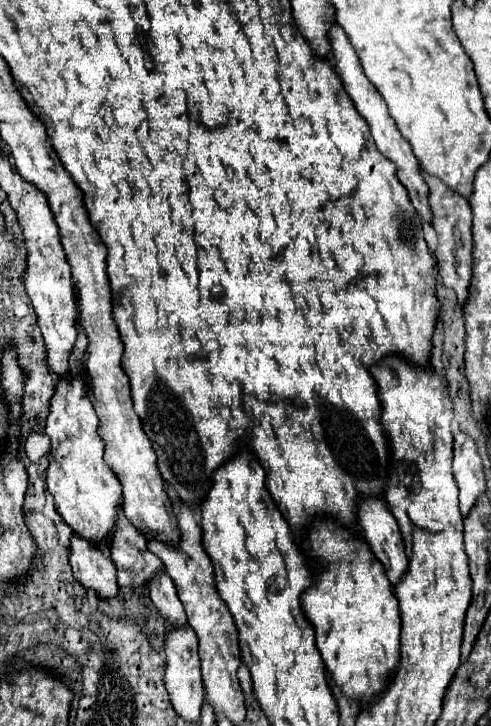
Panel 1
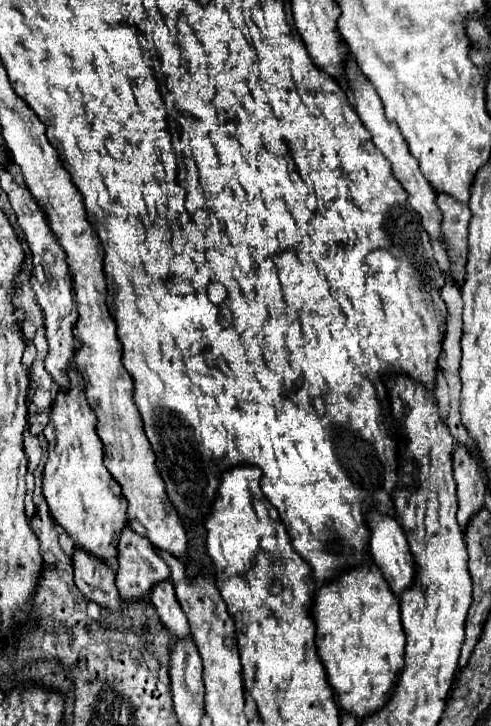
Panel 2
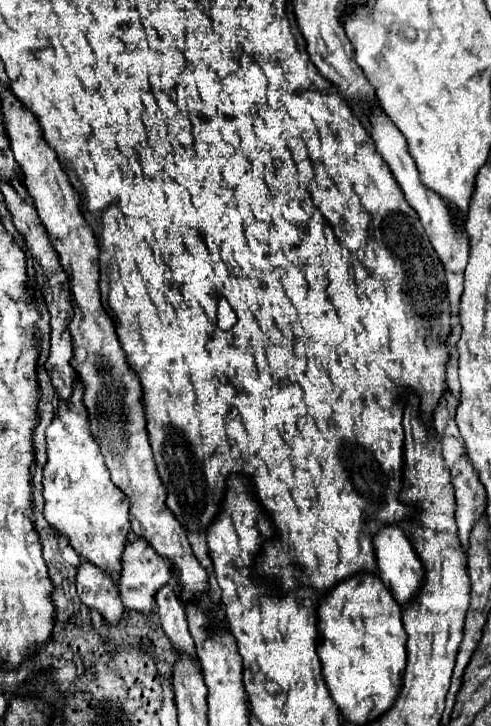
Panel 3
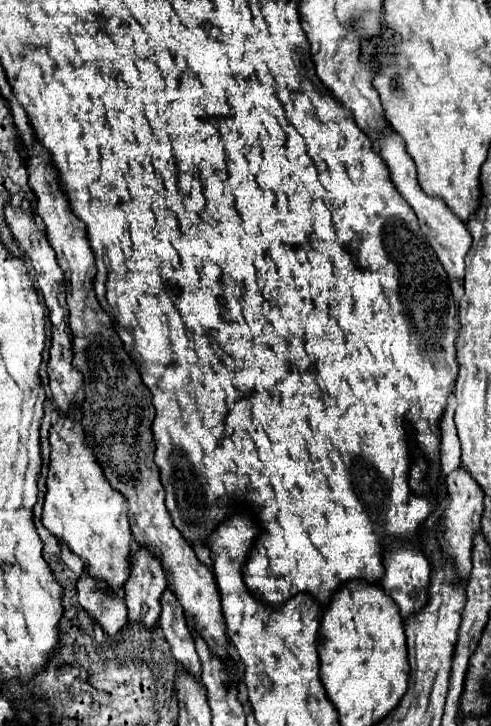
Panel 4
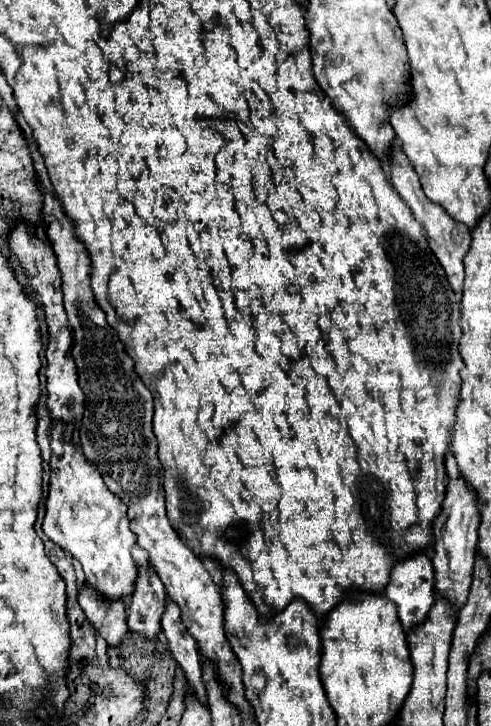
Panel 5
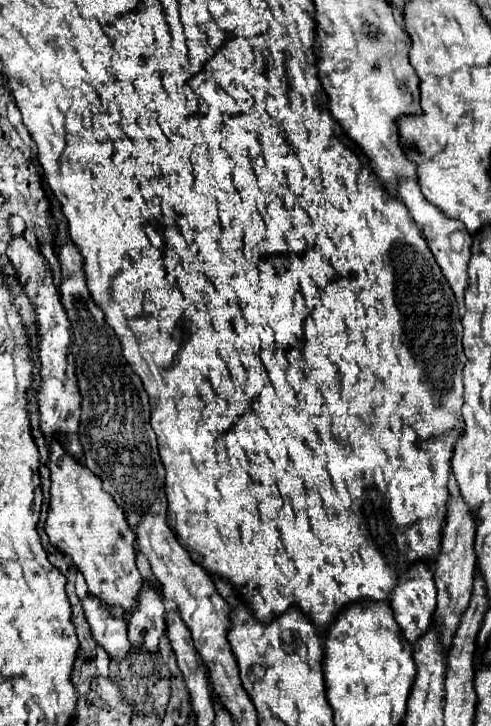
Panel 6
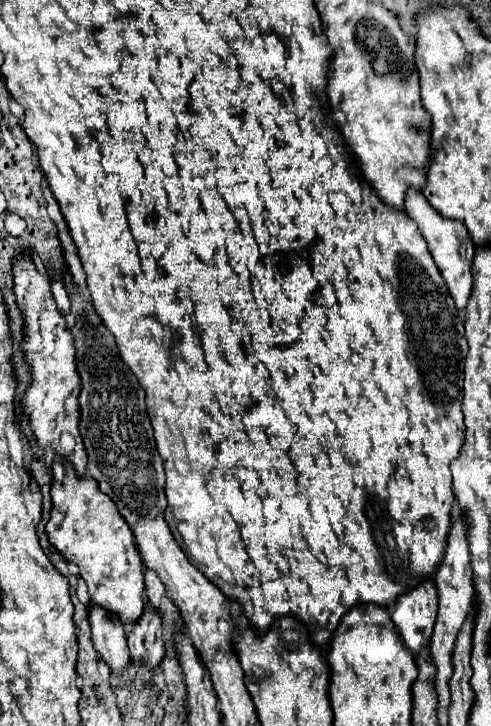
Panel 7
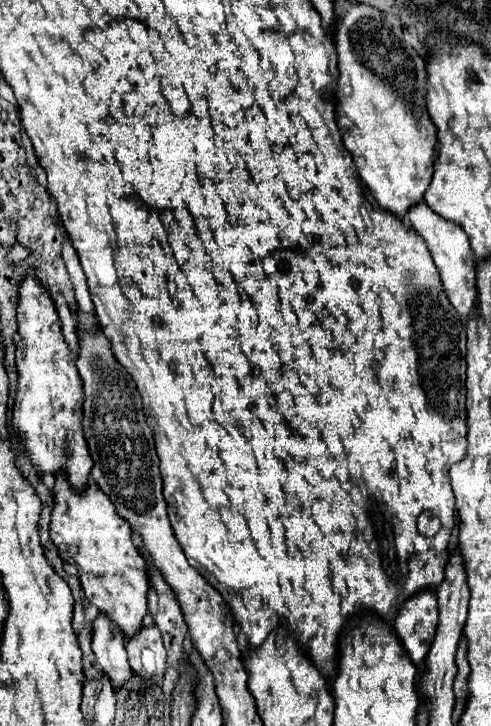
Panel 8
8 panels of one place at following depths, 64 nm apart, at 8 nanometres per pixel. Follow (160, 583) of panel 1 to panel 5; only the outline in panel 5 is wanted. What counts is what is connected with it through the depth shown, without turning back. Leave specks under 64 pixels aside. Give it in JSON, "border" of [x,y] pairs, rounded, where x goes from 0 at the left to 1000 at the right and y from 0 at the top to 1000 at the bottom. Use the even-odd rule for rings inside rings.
{"border":[[[338,824],[338,843],[330,846],[330,871],[342,882],[354,909],[379,928],[387,948],[399,953],[403,964],[420,970],[420,948],[411,939],[411,912],[407,912],[399,882],[383,873],[367,851],[367,837],[346,824]]]}

